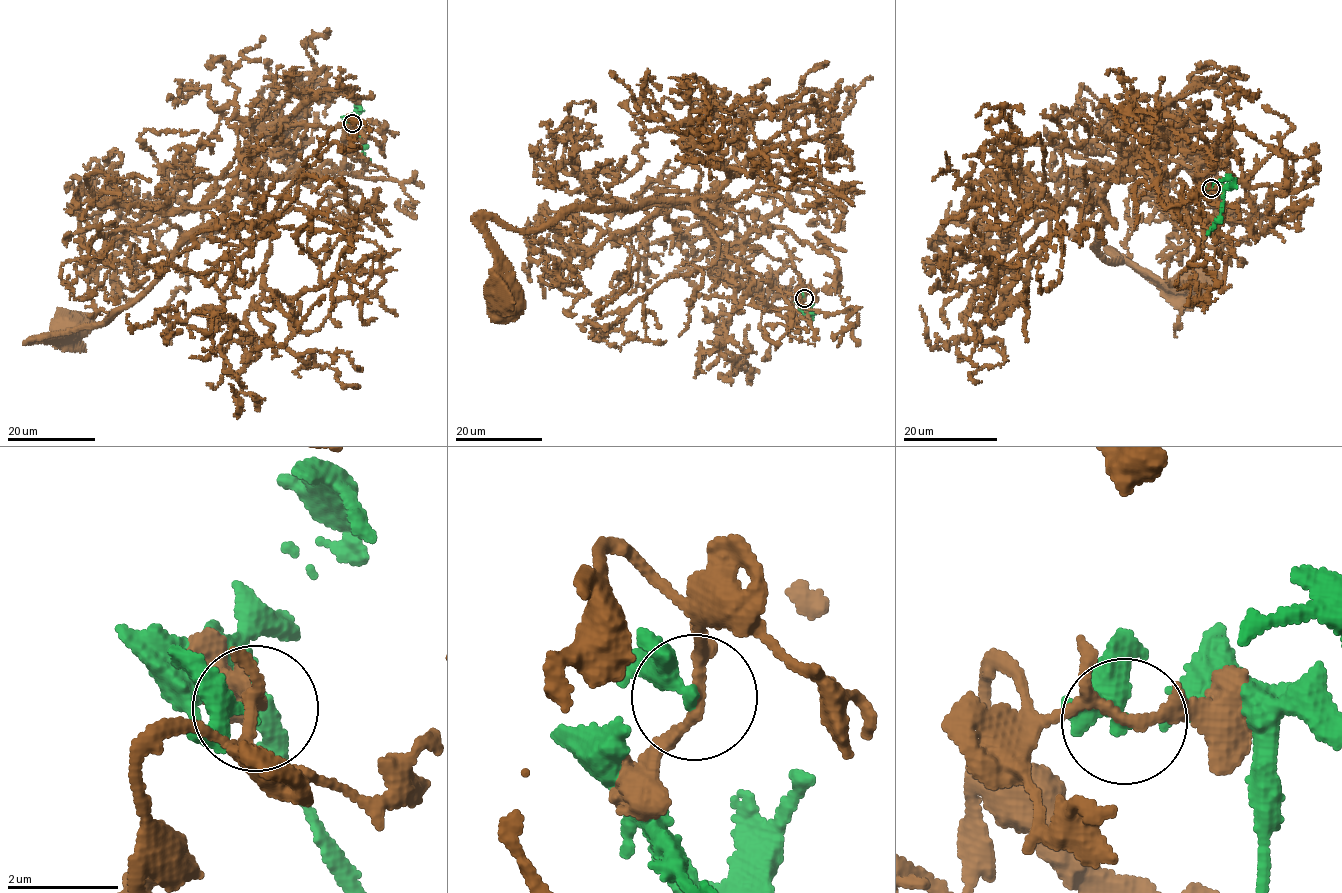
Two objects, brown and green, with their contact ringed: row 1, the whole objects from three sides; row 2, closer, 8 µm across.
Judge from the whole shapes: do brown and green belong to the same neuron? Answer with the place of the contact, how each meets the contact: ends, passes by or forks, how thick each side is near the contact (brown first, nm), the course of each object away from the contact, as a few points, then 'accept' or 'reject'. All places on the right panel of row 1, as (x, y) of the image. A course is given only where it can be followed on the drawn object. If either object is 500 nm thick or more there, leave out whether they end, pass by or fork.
place (1211, 188); brown forks; green passes by; calibres 160 and 320 nm; course brown (1212, 188), (1200, 185), (1223, 211), (1215, 232), (1141, 164), (1102, 194), (1100, 256), (1190, 284); course green (1212, 188), (1213, 183), (1223, 188), (1222, 212), (1207, 234); reject

